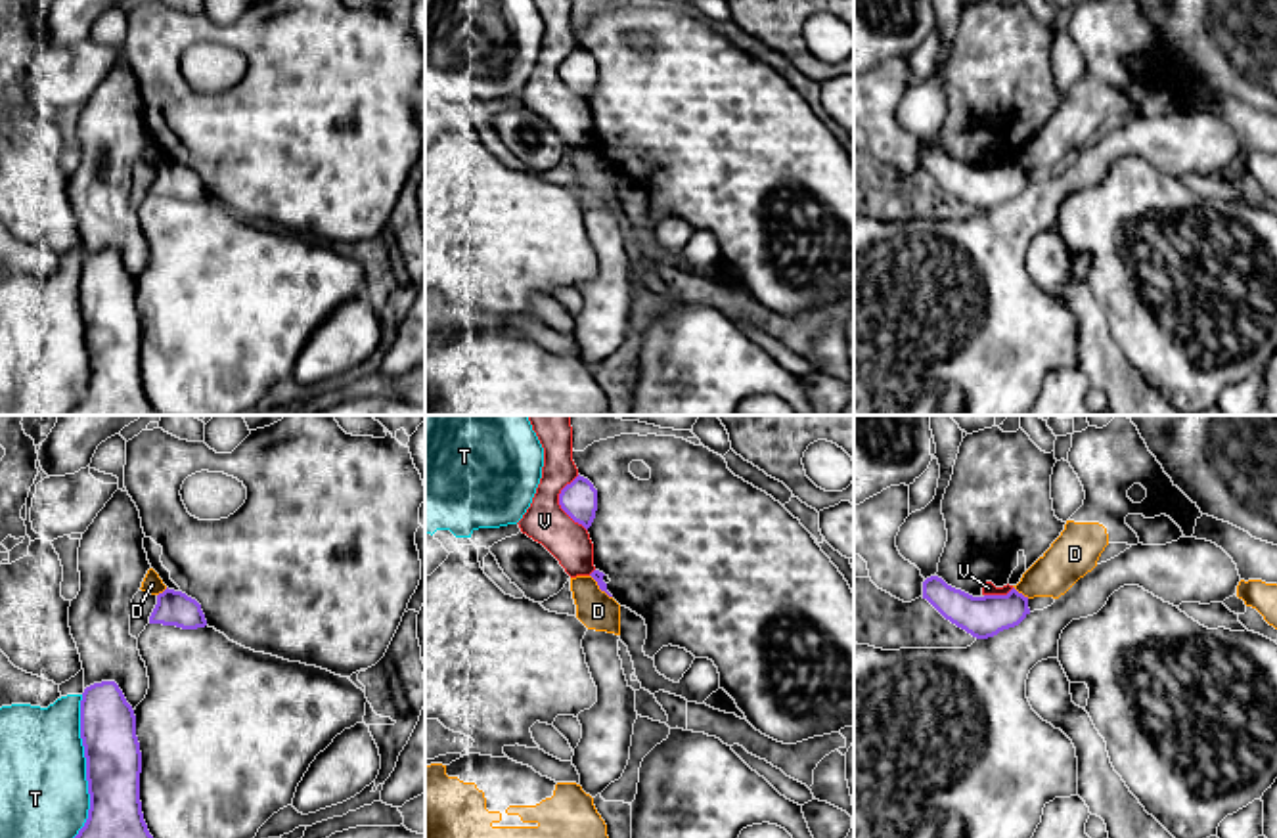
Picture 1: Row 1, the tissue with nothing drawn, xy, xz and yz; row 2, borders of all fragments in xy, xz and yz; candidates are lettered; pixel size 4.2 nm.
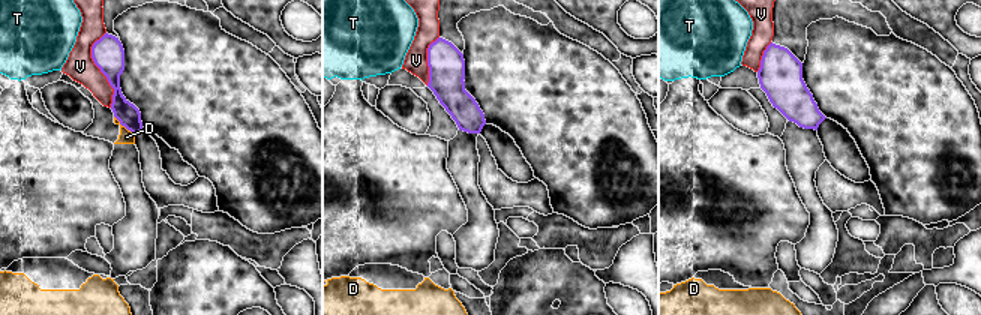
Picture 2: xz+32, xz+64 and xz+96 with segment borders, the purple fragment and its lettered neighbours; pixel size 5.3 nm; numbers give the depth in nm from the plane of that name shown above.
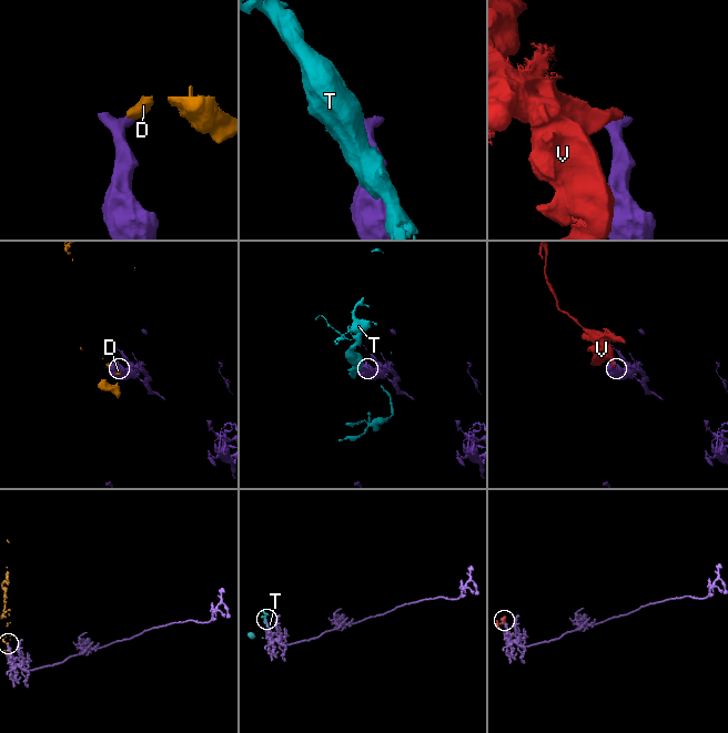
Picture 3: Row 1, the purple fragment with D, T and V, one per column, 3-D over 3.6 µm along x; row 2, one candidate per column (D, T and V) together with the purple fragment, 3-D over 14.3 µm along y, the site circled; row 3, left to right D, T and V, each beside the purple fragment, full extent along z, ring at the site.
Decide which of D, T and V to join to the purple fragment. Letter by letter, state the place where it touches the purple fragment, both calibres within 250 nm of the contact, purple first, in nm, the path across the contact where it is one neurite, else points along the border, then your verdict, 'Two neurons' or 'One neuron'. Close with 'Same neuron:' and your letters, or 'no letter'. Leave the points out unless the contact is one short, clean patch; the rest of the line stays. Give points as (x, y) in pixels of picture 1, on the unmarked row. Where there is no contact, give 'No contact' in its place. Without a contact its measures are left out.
D: Touches purple at yz (1021, 165). Thickness 180 nm (purple) against 190 nm. Boundary: yz (1013, 157), (1029, 169). Two neurons
T: Touches purple at xy (87, 341). Thickness 240 nm (purple) against 380 nm. Two neurons
V: Touches purple at xz (560, 75). Thickness 160 nm (purple) against 180 nm. Boundary: xz (577, 46), (561, 62), (560, 77), (586, 102). Two neurons
Same neuron: no letter

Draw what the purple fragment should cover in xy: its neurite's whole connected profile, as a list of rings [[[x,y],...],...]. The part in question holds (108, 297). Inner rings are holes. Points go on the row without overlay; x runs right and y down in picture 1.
[[[115,253],[84,260],[80,310],[90,381],[69,415],[155,415],[140,373],[142,323],[136,287]]]

